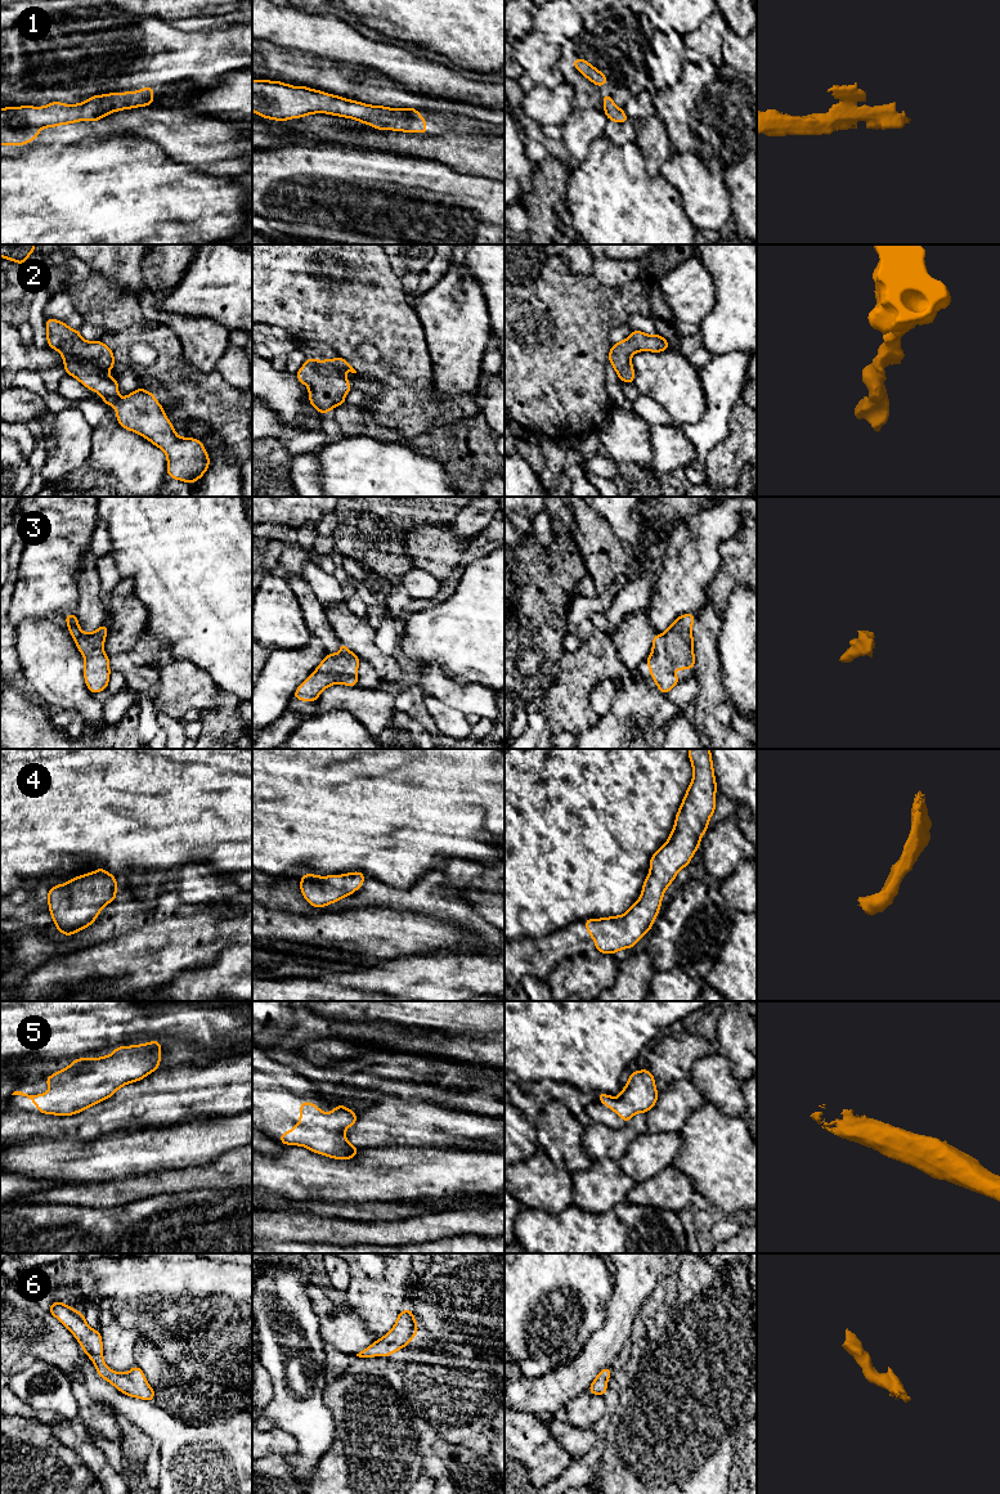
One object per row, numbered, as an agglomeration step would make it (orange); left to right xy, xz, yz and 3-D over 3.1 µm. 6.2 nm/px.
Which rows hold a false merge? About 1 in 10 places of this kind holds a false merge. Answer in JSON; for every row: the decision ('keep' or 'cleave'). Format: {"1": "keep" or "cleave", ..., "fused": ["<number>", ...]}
{"1": "keep", "2": "keep", "3": "keep", "4": "keep", "5": "keep", "6": "keep", "fused": []}

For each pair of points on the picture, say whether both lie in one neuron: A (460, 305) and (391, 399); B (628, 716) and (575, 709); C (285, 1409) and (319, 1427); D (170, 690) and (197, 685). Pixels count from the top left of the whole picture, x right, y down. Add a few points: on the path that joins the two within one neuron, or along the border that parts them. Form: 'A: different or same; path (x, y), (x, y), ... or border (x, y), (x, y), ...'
A: different; border (418, 321), (425, 335), (431, 376), (434, 378)
B: different; border (600, 717), (591, 727), (578, 735)
C: same; path (294, 1409), (299, 1409), (310, 1421)
D: same; path (176, 690), (183, 686), (191, 686)

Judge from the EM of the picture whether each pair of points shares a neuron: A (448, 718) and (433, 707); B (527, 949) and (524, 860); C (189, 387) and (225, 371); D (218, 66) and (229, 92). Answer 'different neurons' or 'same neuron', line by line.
A: same neuron
B: different neurons
C: different neurons
D: different neurons

